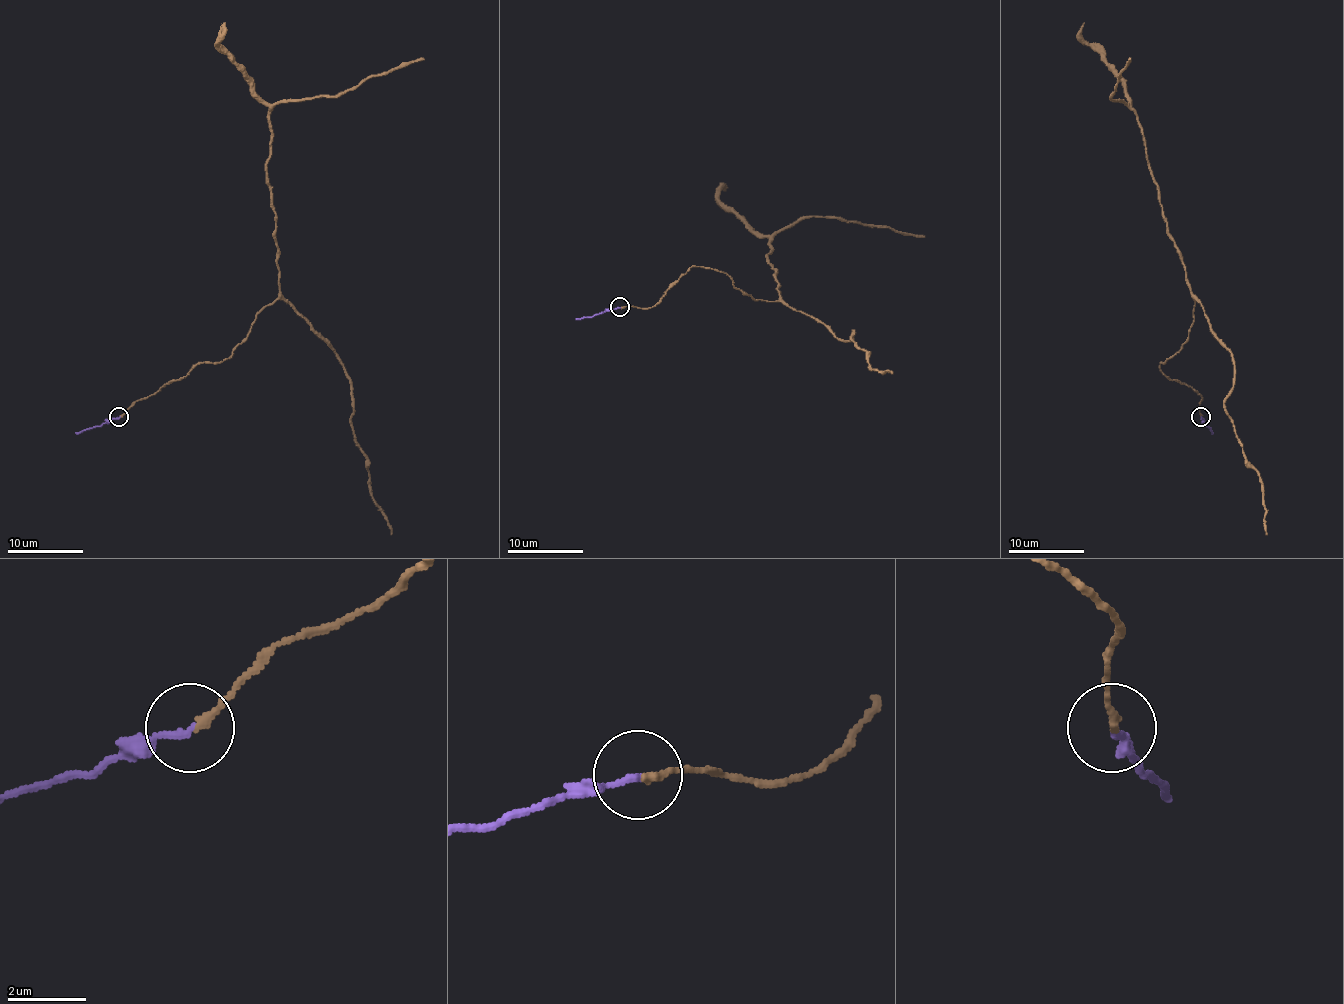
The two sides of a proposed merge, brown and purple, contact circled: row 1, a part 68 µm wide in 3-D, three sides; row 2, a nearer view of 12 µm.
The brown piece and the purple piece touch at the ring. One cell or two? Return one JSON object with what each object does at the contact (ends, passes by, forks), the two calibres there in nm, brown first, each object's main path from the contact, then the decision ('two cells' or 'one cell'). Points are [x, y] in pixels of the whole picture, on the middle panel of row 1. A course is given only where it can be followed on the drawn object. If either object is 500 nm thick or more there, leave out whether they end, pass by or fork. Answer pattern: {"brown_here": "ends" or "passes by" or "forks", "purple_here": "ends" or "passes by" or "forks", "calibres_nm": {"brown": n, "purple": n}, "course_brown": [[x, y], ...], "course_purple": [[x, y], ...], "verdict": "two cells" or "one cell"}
{"brown_here": "ends", "purple_here": "ends", "calibres_nm": {"brown": 200, "purple": 170}, "course_brown": [[620, 306], [648, 308], [692, 267], [716, 269], [756, 299], [779, 299], [769, 244], [813, 215], [925, 236]], "course_purple": [[620, 306], [576, 320]], "verdict": "two cells"}

